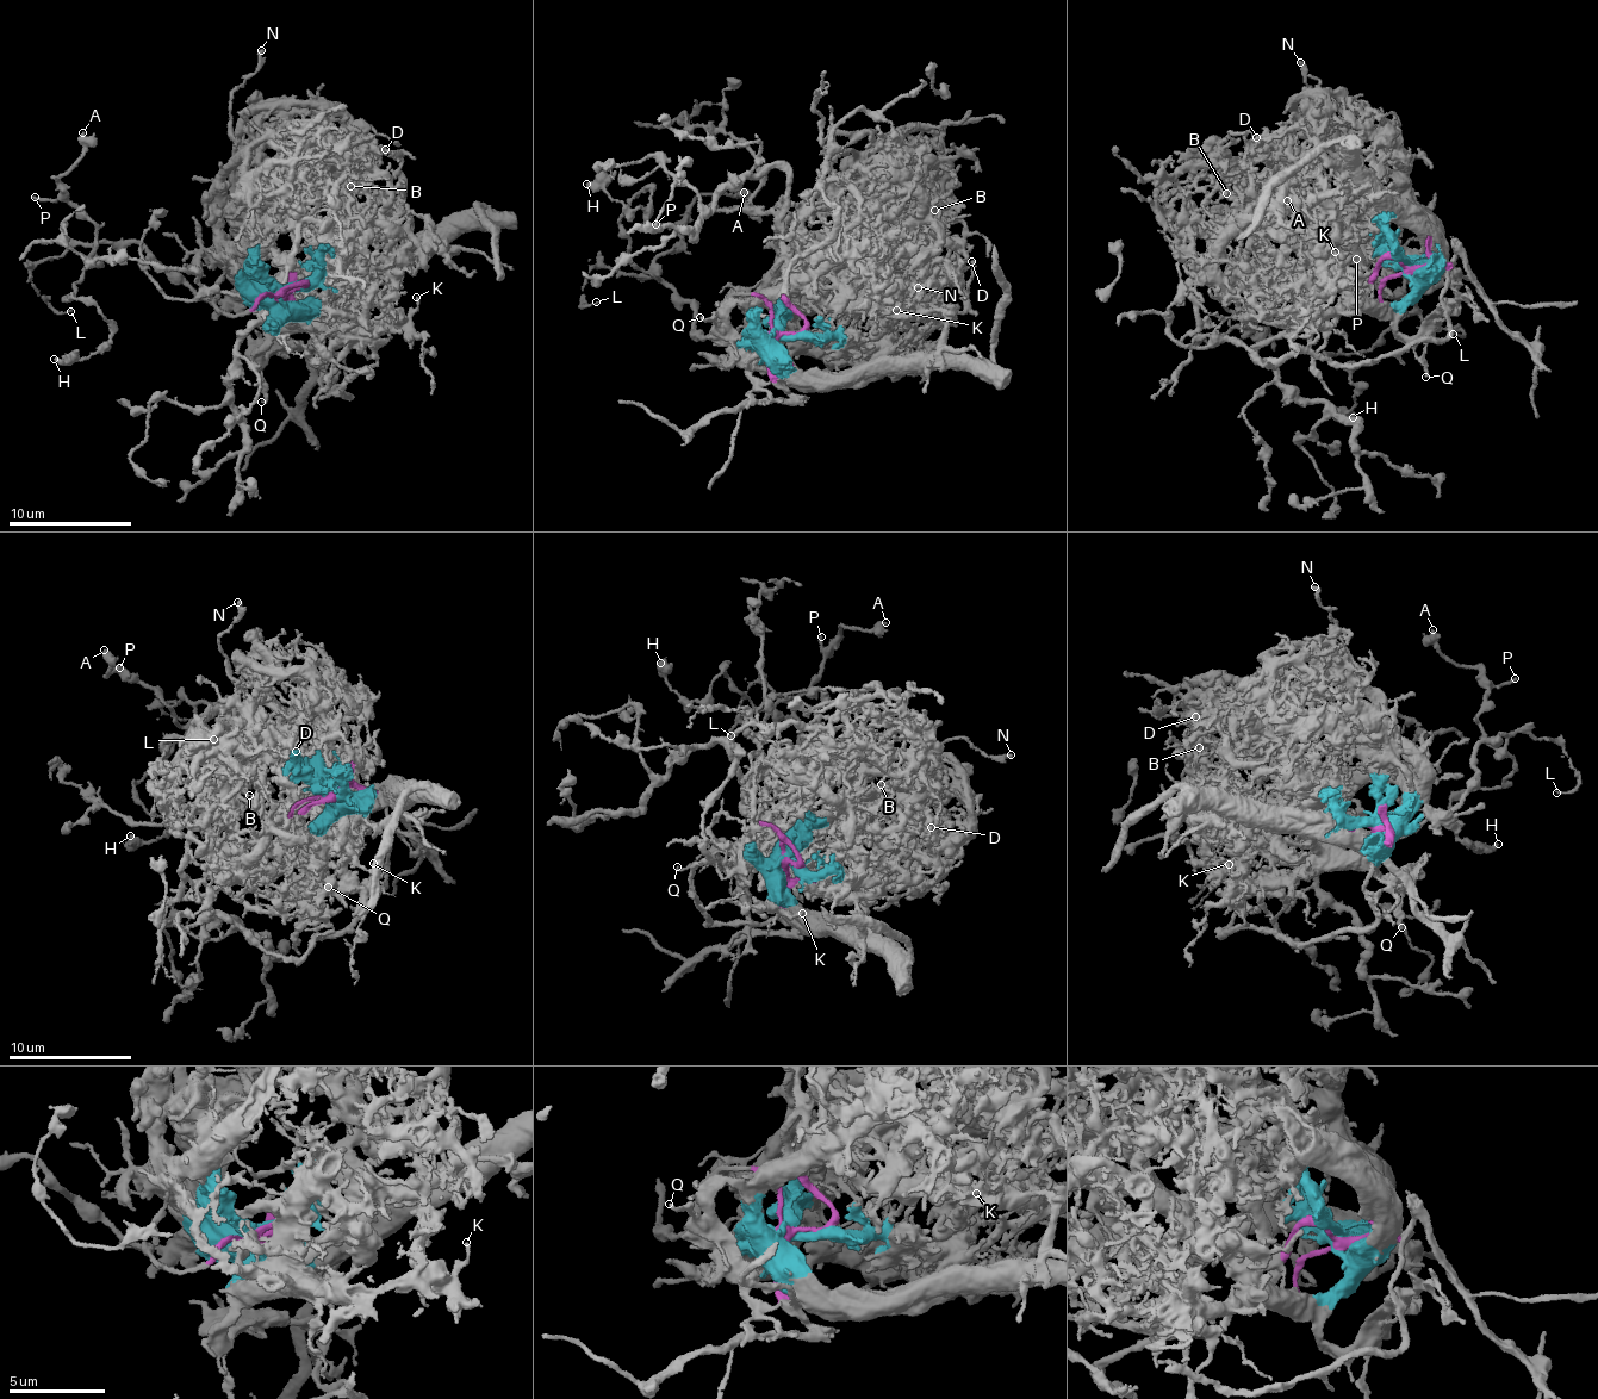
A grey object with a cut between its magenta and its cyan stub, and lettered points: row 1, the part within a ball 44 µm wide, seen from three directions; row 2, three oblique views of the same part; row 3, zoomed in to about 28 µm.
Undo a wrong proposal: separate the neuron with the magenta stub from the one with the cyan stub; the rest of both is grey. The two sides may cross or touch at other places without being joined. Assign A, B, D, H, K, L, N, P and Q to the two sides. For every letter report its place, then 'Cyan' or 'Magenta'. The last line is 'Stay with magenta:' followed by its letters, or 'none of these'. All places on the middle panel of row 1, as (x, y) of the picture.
A: Place: (744, 192). Magenta
B: Place: (934, 210). Cyan
D: Place: (971, 261). Cyan
H: Place: (586, 184). Magenta
K: Place: (896, 310). Cyan
L: Place: (596, 302). Magenta
N: Place: (918, 287). Cyan
P: Place: (656, 224). Magenta
Q: Place: (700, 317). Cyan
Stay with magenta: A, H, L, P

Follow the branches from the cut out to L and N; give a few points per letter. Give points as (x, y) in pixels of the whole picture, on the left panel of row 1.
L: (288, 290), (227, 317), (132, 241), (86, 242), (70, 246), (31, 271), (48, 304), (70, 310)
N: (290, 290), (259, 261), (259, 243), (246, 225), (229, 174), (234, 88), (255, 72), (261, 49)

